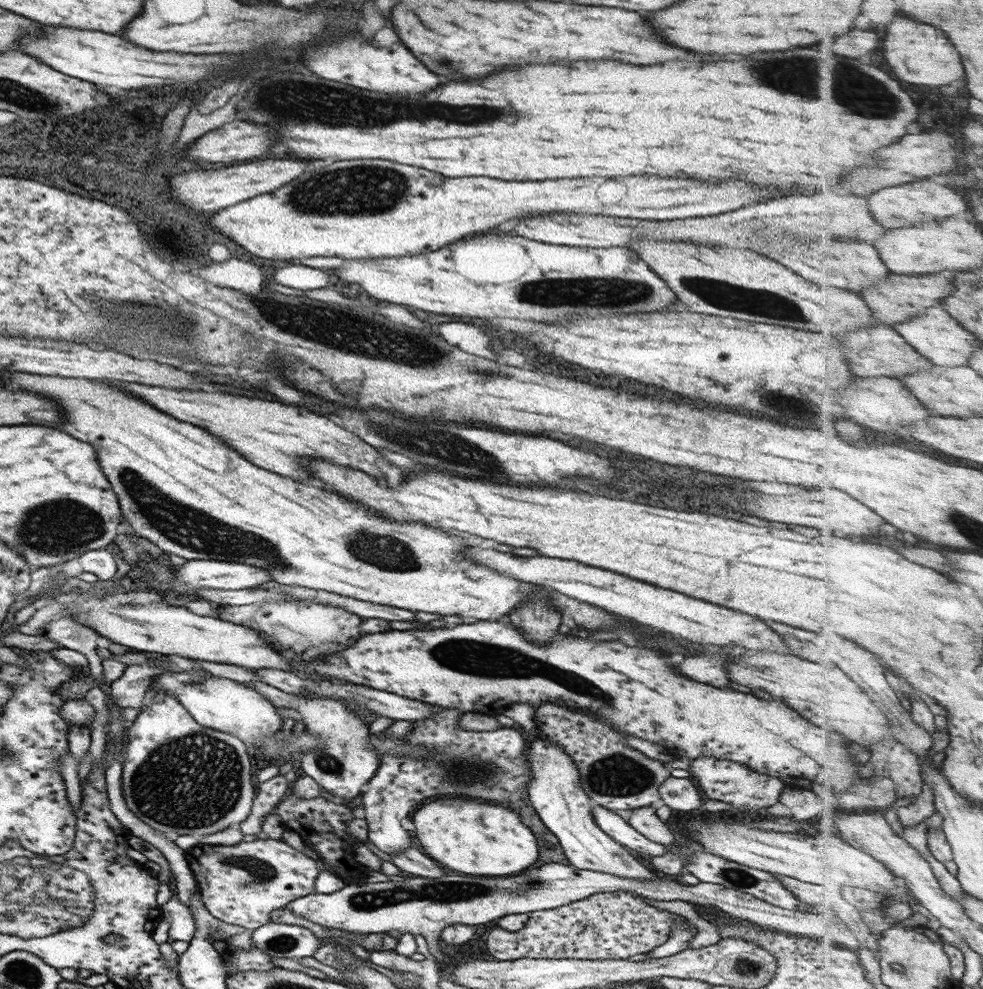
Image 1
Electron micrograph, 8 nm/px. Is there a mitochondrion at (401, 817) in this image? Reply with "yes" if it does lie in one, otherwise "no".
no

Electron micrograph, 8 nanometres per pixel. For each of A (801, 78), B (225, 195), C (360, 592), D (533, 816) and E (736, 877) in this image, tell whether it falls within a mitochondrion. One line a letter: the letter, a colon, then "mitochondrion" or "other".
A: mitochondrion
B: other
C: other
D: other
E: mitochondrion

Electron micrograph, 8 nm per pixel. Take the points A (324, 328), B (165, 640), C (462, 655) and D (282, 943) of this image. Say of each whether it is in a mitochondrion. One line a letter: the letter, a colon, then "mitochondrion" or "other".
A: mitochondrion
B: other
C: mitochondrion
D: mitochondrion

